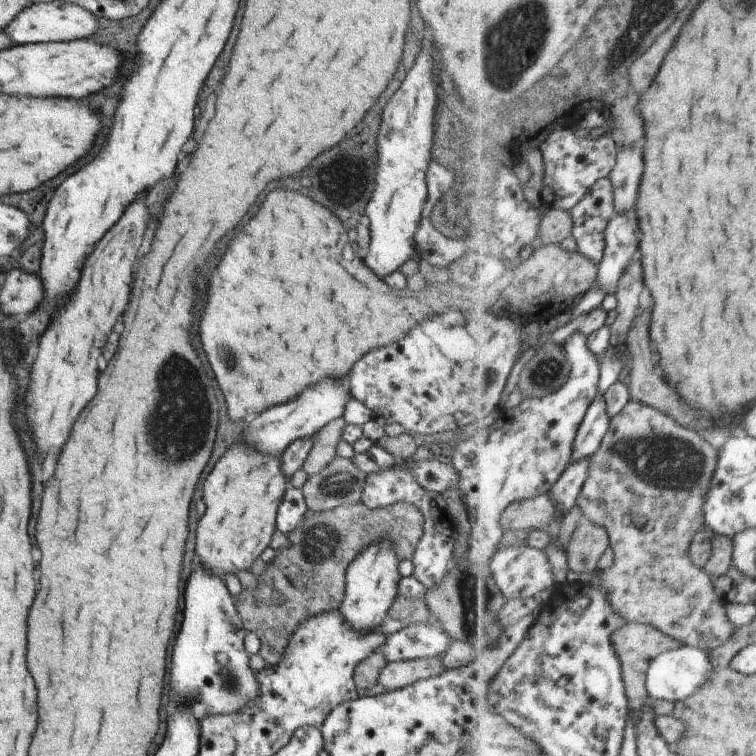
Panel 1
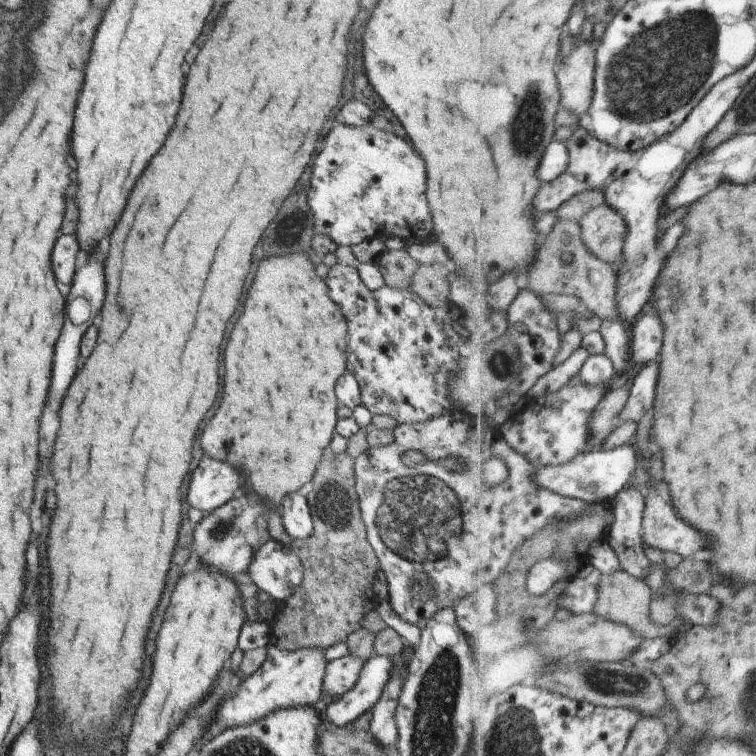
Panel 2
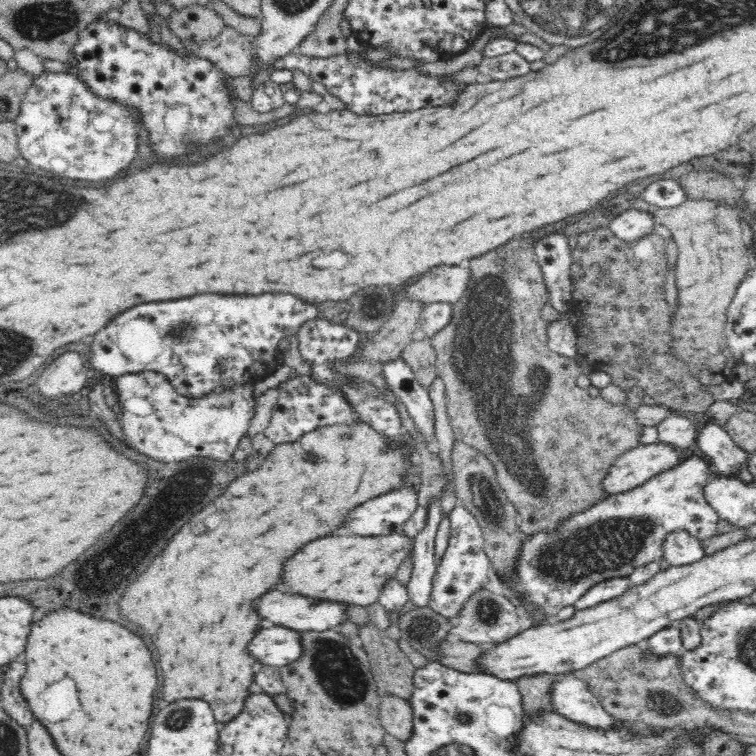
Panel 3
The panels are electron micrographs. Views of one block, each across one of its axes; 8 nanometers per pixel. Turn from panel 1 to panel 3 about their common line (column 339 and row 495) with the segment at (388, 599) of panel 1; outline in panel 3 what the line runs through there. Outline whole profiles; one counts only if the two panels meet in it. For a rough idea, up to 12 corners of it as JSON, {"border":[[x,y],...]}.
{"border":[[668,445],[642,446],[610,466],[608,497],[634,490],[680,464]]}

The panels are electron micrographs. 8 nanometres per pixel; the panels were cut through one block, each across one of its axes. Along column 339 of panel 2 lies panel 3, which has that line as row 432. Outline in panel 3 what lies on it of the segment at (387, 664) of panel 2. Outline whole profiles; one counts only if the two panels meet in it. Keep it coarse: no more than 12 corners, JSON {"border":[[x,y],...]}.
{"border":[[702,418],[695,444],[713,469],[738,476],[749,462],[725,429]]}

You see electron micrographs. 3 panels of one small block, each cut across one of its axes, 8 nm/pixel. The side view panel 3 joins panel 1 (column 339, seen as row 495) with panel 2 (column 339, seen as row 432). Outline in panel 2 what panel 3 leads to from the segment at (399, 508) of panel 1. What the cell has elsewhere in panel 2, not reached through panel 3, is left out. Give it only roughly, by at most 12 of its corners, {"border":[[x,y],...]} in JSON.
{"border":[[333,454],[304,490],[289,549],[302,581],[270,618],[281,650],[345,641],[375,608],[379,559]]}

